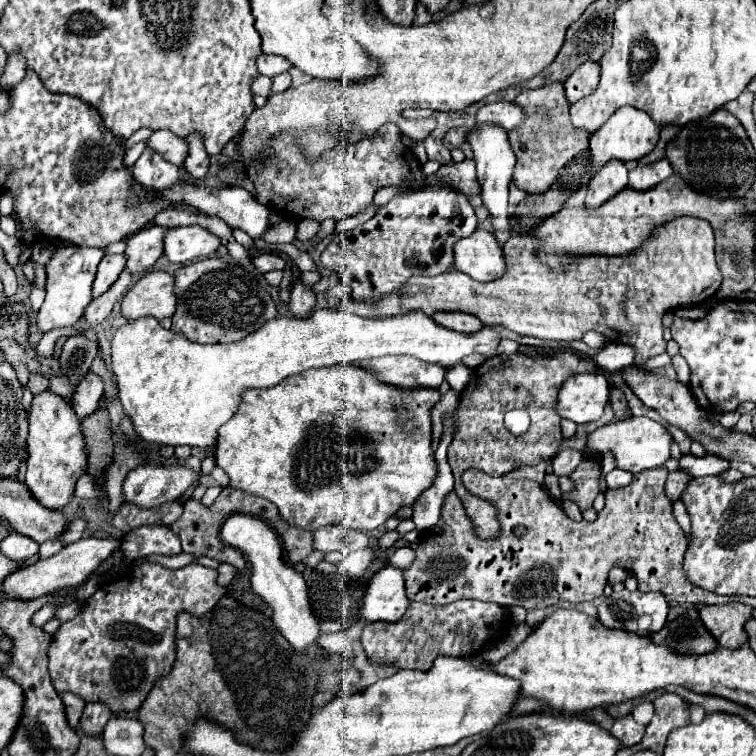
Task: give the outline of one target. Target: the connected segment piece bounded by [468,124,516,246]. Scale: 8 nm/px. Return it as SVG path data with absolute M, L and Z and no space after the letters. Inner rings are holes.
M484 124L484 128L476 126L474 132L468 136L468 142L476 154L476 168L478 168L478 182L482 188L482 200L484 206L488 208L490 216L492 216L492 226L494 226L494 238L498 240L500 246L506 244L506 240L511 237L512 230L510 228L510 214L508 214L508 184L512 178L512 170L514 170L514 152L508 144L508 134L502 128L496 128L496 124Z

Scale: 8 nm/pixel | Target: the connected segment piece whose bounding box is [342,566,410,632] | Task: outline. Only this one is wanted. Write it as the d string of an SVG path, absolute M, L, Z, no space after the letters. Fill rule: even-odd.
M386 566L376 572L366 588L364 606L360 608L354 620L348 620L342 630L350 630L354 624L372 624L372 622L396 622L404 616L408 608L408 598L404 592L402 570Z

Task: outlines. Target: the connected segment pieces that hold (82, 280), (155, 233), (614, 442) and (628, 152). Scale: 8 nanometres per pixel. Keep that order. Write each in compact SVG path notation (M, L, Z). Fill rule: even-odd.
M58 246L52 254L50 262L46 264L46 300L38 312L38 328L42 332L50 332L62 326L74 326L84 308L92 302L92 282L96 276L96 268L104 256L100 248L82 248L82 246Z
M146 226L142 230L138 230L136 234L128 236L124 240L126 250L126 270L132 274L140 274L146 272L150 266L154 266L154 262L162 256L164 252L164 232L168 228L164 226Z
M644 416L628 418L624 422L612 422L604 428L594 430L586 438L588 454L592 454L594 458L602 458L606 452L610 452L614 456L616 468L628 470L632 474L646 470L646 468L662 466L670 458L670 444L672 444L672 438L670 438L668 430L662 424L658 424L650 418L644 418Z
M624 106L616 110L616 116L600 128L600 132L594 132L590 138L590 154L592 154L592 174L596 174L606 162L610 160L620 160L620 162L630 162L630 160L640 160L646 154L650 154L660 138L660 126L652 122L652 118L646 112L640 112L638 108Z

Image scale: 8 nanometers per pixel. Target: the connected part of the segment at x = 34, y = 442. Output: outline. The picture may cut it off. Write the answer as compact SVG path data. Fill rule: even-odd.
M42 392L34 396L32 410L28 414L30 434L28 434L28 472L26 486L36 496L36 500L48 510L62 510L74 498L74 486L78 478L86 472L88 452L80 430L80 420L70 402L64 398Z

